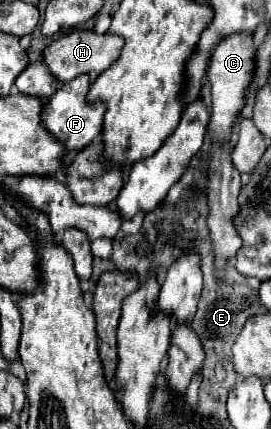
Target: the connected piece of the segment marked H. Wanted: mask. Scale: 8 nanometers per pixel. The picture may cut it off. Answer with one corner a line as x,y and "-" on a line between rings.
75,30
59,40
55,40
51,46
45,48
43,52
43,60
47,64
47,68
51,70
51,74
55,74
55,78
59,78
59,82
69,82
79,74
89,74
93,80
107,70
121,54
125,40
119,34
113,32
105,32
105,34
97,34
93,30

